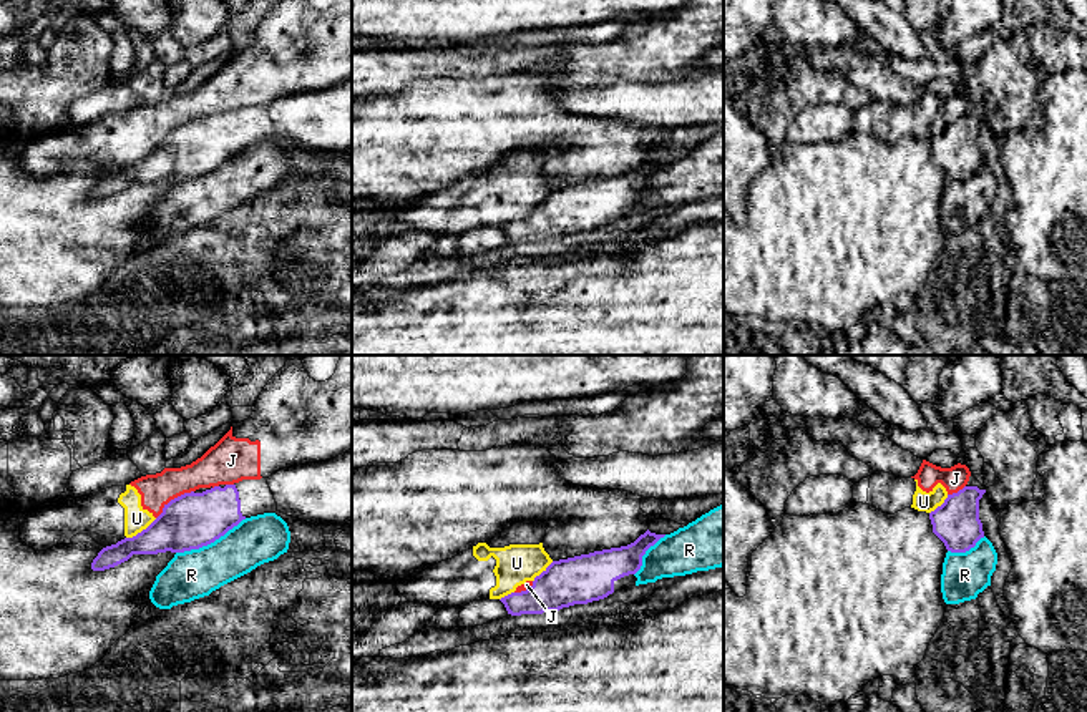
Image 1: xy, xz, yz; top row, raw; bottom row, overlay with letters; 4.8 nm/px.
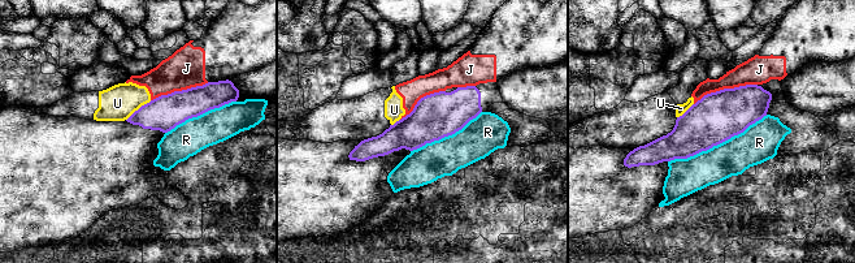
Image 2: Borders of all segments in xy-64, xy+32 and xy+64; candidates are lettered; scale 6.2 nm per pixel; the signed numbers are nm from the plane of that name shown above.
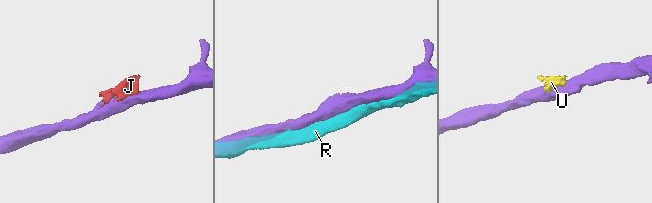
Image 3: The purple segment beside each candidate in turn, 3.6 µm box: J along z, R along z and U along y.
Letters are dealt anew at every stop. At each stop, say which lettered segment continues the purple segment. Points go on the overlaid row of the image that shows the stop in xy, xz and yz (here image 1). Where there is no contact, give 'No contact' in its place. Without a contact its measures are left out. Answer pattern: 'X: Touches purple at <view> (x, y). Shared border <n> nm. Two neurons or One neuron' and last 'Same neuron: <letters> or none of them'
J: Touches purple at xy (175, 498). Shared border 240 nm. Two neurons
R: Touches purple at xy (211, 541). Shared border 380 nm. Two neurons
U: Touches purple at xy (143, 530). Shared border 180 nm. Two neurons
Same neuron: none of them

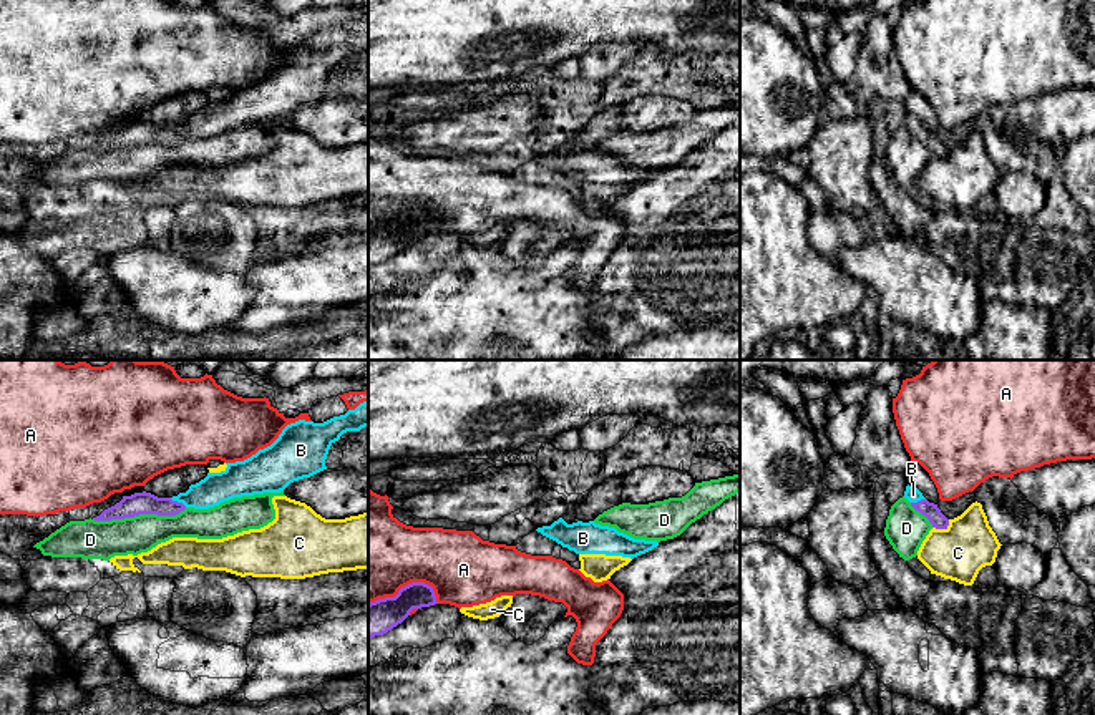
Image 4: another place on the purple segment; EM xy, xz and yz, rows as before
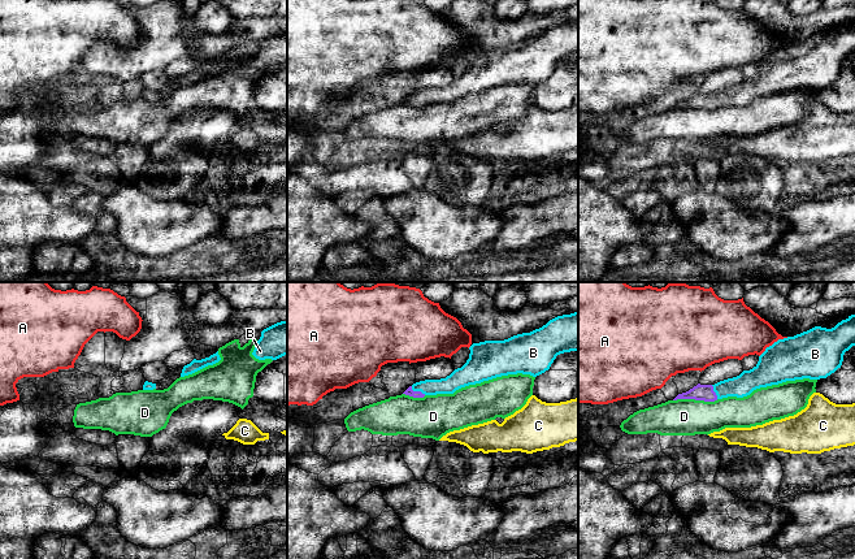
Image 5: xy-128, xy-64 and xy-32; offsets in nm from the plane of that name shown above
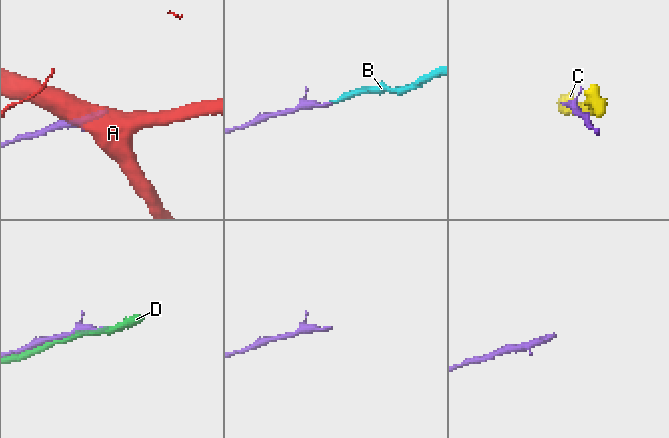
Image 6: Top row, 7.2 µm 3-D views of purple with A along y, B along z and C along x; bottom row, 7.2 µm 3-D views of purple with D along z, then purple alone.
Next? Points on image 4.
A: Touches purple at xz (408, 584). Shared border 340 nm. Two neurons
B: Touches purple at xy (176, 501). Shared border 100 nm. One neuron
C: Touches purple at yz (943, 528). Shared border 100 nm. Two neurons
D: Touches purple at xy (140, 513). Shared border 460 nm. Two neurons
Same neuron: B

